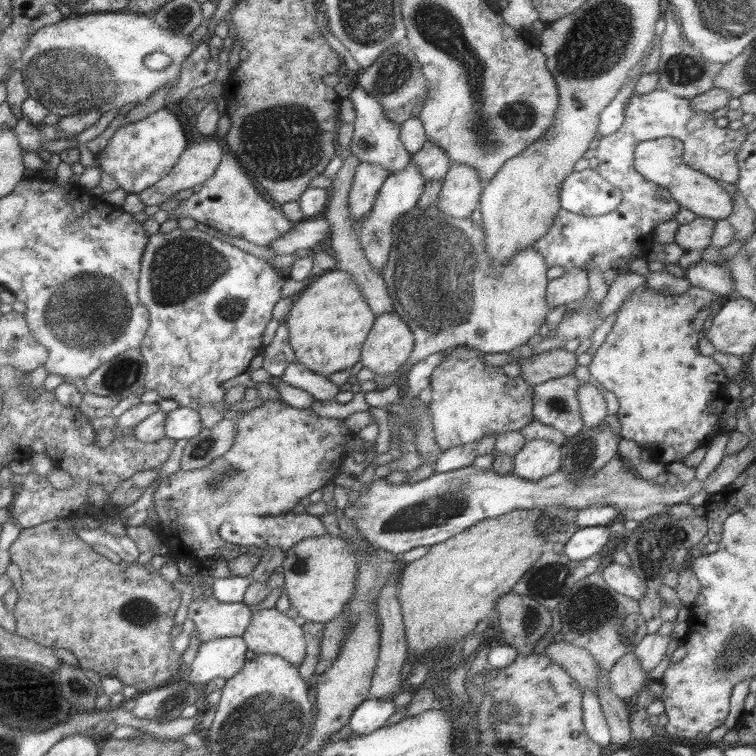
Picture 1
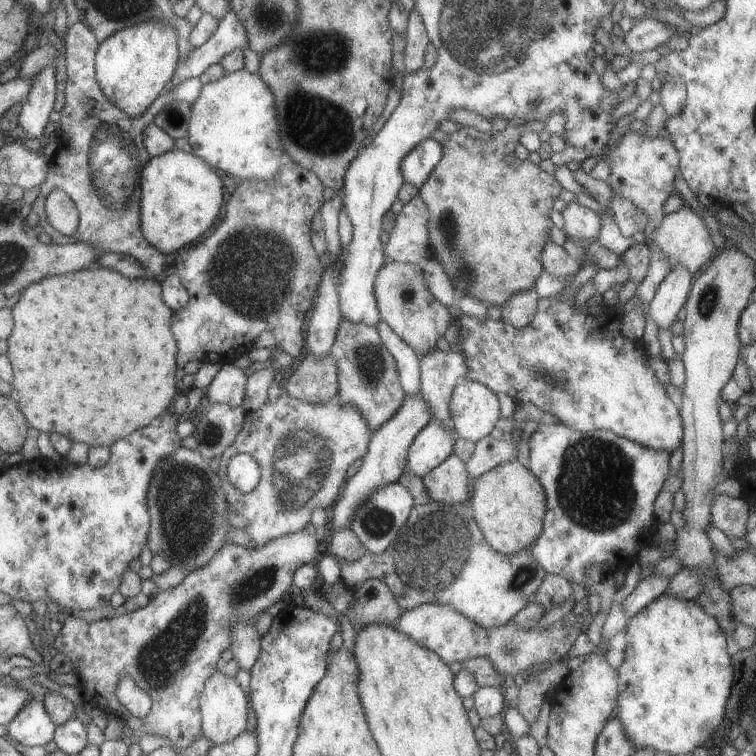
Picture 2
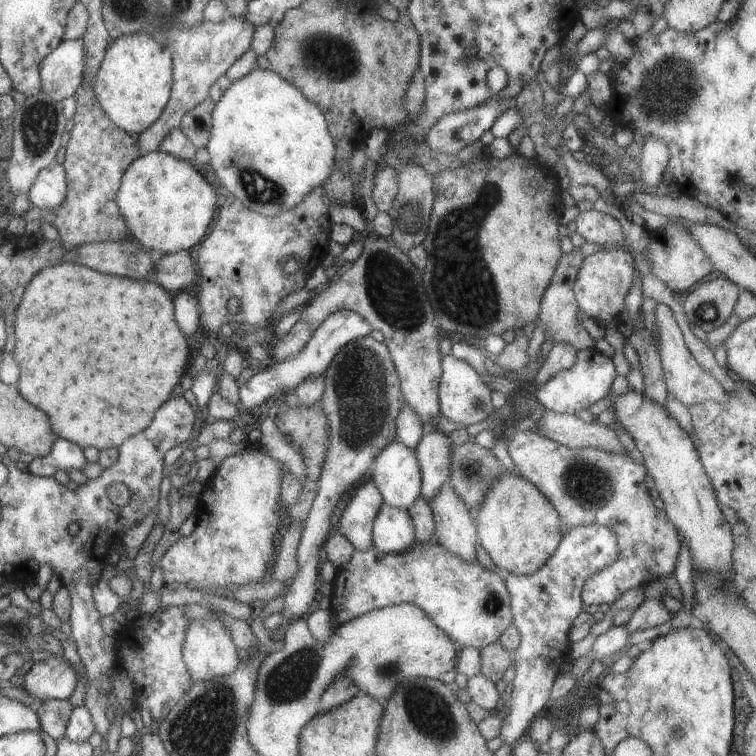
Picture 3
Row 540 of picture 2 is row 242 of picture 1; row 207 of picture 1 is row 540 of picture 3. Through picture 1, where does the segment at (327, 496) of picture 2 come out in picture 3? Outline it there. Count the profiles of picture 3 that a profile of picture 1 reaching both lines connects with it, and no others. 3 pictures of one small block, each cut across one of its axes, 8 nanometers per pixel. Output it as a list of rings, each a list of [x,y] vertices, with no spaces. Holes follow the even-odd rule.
[[[246,437],[243,441],[248,450],[227,456],[206,482],[192,534],[180,537],[163,554],[161,569],[168,584],[216,584],[230,588],[269,579],[278,542],[286,528],[280,488],[288,466],[261,448],[261,441],[254,443]]]

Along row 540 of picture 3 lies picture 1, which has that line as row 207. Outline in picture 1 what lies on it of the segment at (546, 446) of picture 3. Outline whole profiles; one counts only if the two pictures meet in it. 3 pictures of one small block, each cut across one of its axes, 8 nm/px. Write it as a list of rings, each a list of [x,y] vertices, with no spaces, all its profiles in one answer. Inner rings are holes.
[[[664,89],[641,95],[634,93],[627,98],[623,110],[625,120],[622,127],[612,135],[603,136],[593,145],[596,149],[595,158],[599,162],[596,170],[606,182],[622,192],[622,203],[616,210],[600,216],[582,216],[561,208],[548,232],[531,246],[531,249],[540,252],[549,268],[558,266],[562,272],[574,268],[586,272],[598,269],[604,273],[608,285],[619,274],[632,273],[630,260],[648,256],[655,243],[655,226],[659,222],[674,219],[681,207],[666,188],[644,179],[636,170],[636,146],[651,139],[676,138],[683,144],[684,164],[706,172],[716,181],[735,185],[740,172],[736,155],[749,134],[746,126],[739,130],[718,128],[712,114],[698,112],[693,109],[691,99]]]

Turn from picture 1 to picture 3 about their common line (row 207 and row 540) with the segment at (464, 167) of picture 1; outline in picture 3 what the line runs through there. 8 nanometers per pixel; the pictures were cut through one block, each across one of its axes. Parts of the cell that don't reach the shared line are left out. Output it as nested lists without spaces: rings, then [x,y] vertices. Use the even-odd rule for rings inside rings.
[[[447,484],[443,485],[429,504],[436,521],[438,542],[466,562],[477,560],[479,538],[475,515],[456,494],[456,490]]]

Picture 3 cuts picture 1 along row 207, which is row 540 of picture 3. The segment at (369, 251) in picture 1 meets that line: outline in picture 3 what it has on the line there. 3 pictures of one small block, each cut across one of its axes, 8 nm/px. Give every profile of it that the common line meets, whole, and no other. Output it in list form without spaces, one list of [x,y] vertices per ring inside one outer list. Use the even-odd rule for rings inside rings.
[[[380,506],[372,526],[372,542],[386,554],[402,554],[414,542],[415,526],[406,510],[394,506]]]

